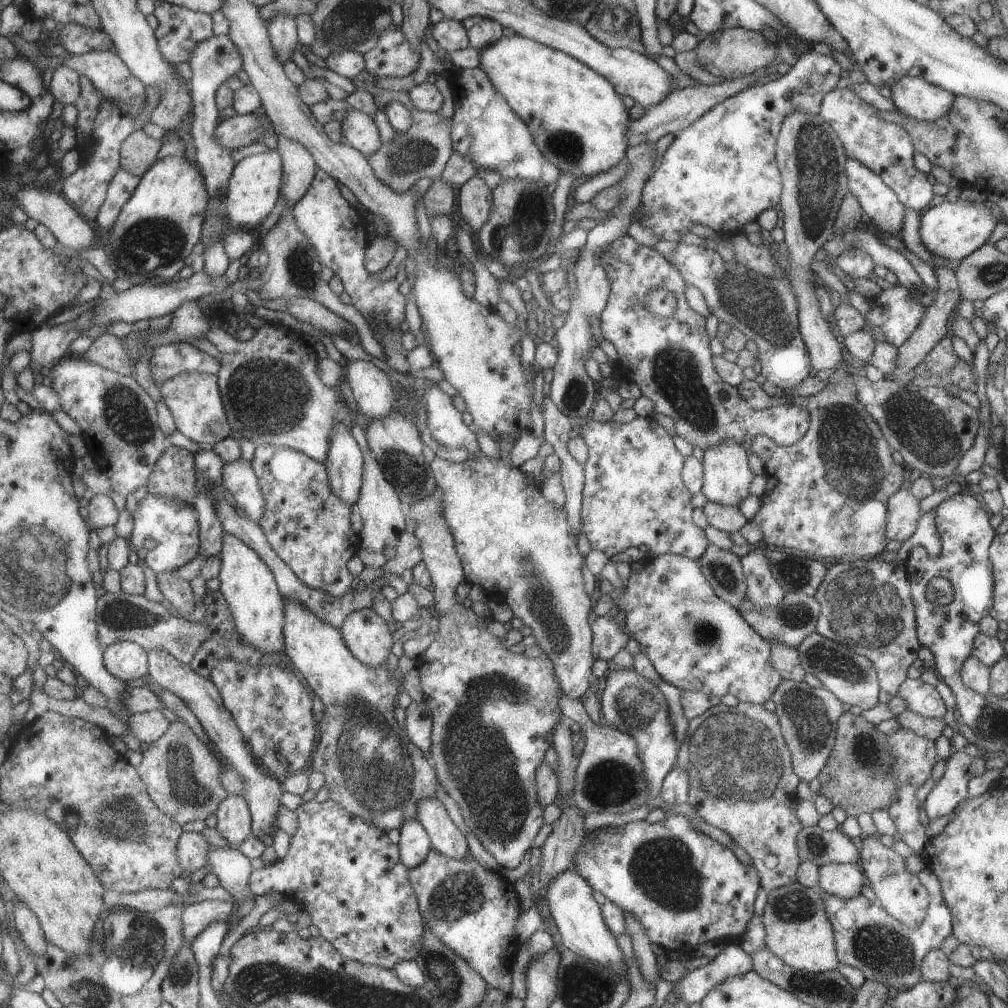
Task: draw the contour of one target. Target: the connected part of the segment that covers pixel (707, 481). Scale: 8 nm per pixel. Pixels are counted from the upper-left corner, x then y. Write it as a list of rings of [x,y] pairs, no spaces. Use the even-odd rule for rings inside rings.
[[[725,440],[703,450],[701,491],[709,502],[723,506],[739,506],[749,495],[749,482],[753,478],[747,465],[746,450],[733,440]]]

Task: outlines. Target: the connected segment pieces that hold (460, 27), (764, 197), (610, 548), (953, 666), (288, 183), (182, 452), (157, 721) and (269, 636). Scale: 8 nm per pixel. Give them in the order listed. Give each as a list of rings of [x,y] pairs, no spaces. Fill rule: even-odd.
[[[445,17],[441,22],[432,24],[431,34],[446,52],[465,50],[472,46],[467,27],[463,21]]]
[[[810,50],[801,55],[800,59],[798,59],[795,64],[791,65],[791,70],[789,70],[787,74],[778,77],[777,79],[769,78],[769,80],[763,82],[761,85],[749,84],[738,93],[735,93],[735,96],[727,97],[725,100],[719,102],[719,104],[713,106],[713,108],[707,110],[707,112],[705,112],[703,116],[700,116],[699,120],[695,120],[689,128],[676,133],[671,144],[667,147],[665,152],[663,152],[661,165],[657,170],[655,169],[655,172],[644,183],[642,197],[640,198],[640,214],[642,215],[642,219],[638,220],[641,227],[649,230],[649,232],[658,240],[679,243],[681,238],[688,233],[689,228],[693,224],[700,225],[701,227],[708,227],[719,236],[729,236],[742,231],[744,224],[756,221],[758,215],[764,210],[769,208],[773,209],[773,207],[779,203],[782,190],[781,176],[774,158],[775,143],[781,122],[783,122],[783,118],[785,118],[789,112],[803,112],[803,114],[812,115],[818,114],[823,96],[825,96],[829,90],[837,86],[837,80],[839,80],[839,74],[841,74],[842,71],[841,61],[842,58],[834,53],[832,56],[823,56]]]
[[[588,417],[583,426],[583,440],[587,445],[587,460],[583,463],[583,534],[590,547],[608,558],[630,546],[646,546],[651,557],[671,553],[697,559],[708,546],[703,530],[691,520],[691,493],[683,484],[680,472],[682,456],[673,445],[672,435],[663,430],[652,417],[635,417],[626,423],[597,422]]]
[[[954,494],[933,508],[935,526],[940,540],[938,555],[929,555],[922,546],[913,546],[904,561],[910,582],[914,606],[917,642],[932,653],[934,673],[951,690],[956,701],[956,718],[973,729],[984,708],[984,696],[969,691],[960,680],[963,662],[971,655],[973,640],[980,632],[978,622],[988,616],[993,605],[993,576],[988,549],[997,533],[989,524],[989,516],[979,500],[967,494]],[[934,577],[943,577],[951,583],[953,600],[946,606],[932,604],[924,598],[924,588]]]
[[[279,135],[278,149],[283,157],[282,196],[289,201],[287,209],[290,209],[294,208],[313,186],[319,168],[311,150],[297,140]]]
[[[171,445],[155,464],[147,486],[157,496],[177,498],[187,504],[194,504],[197,488],[196,458],[194,452]]]
[[[161,710],[137,713],[130,716],[128,726],[140,742],[157,742],[169,730],[170,722]]]
[[[226,532],[223,536],[222,570],[220,574],[220,591],[226,596],[227,602],[234,613],[238,630],[249,644],[255,644],[255,648],[263,650],[265,654],[286,654],[286,636],[283,626],[286,623],[286,600],[279,590],[277,579],[271,567],[253,550],[249,544],[245,544],[241,538]]]

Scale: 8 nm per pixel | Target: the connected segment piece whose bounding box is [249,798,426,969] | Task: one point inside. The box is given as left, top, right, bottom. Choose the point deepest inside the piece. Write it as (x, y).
(350, 878)

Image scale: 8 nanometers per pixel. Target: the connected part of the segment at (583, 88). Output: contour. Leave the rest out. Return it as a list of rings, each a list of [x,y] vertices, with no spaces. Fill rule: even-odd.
[[[521,34],[502,37],[483,52],[479,51],[479,56],[481,68],[487,72],[489,80],[507,97],[511,108],[527,122],[547,161],[555,164],[562,174],[573,174],[582,181],[621,164],[627,148],[626,132],[630,119],[628,108],[621,102],[622,96],[615,92],[614,85],[606,77],[599,76],[582,60]]]

